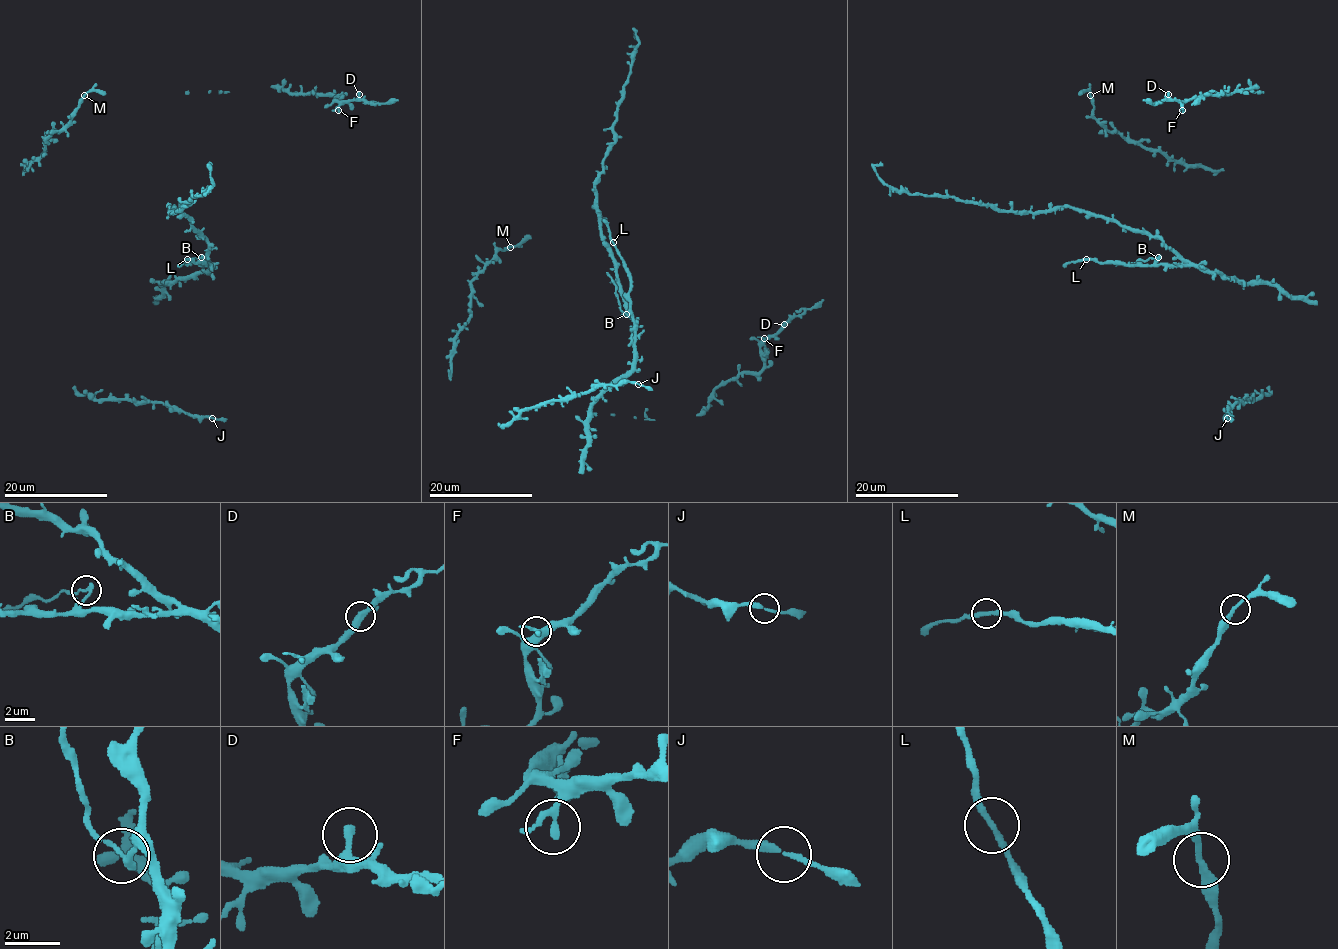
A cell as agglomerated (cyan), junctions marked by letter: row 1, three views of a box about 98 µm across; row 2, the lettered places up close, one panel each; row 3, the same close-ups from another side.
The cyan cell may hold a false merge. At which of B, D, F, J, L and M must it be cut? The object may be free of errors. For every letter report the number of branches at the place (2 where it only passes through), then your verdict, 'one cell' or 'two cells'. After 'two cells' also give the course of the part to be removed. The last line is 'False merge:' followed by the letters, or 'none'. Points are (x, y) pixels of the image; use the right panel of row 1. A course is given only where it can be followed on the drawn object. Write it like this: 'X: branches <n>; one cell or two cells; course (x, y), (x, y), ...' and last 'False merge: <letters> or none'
B: branches 2; two cells; course (1157, 258), (1116, 265)
D: branches 2; one cell
F: branches 2; one cell
J: branches 2; one cell
L: branches 2; one cell
M: branches 2; one cell
False merge: B

